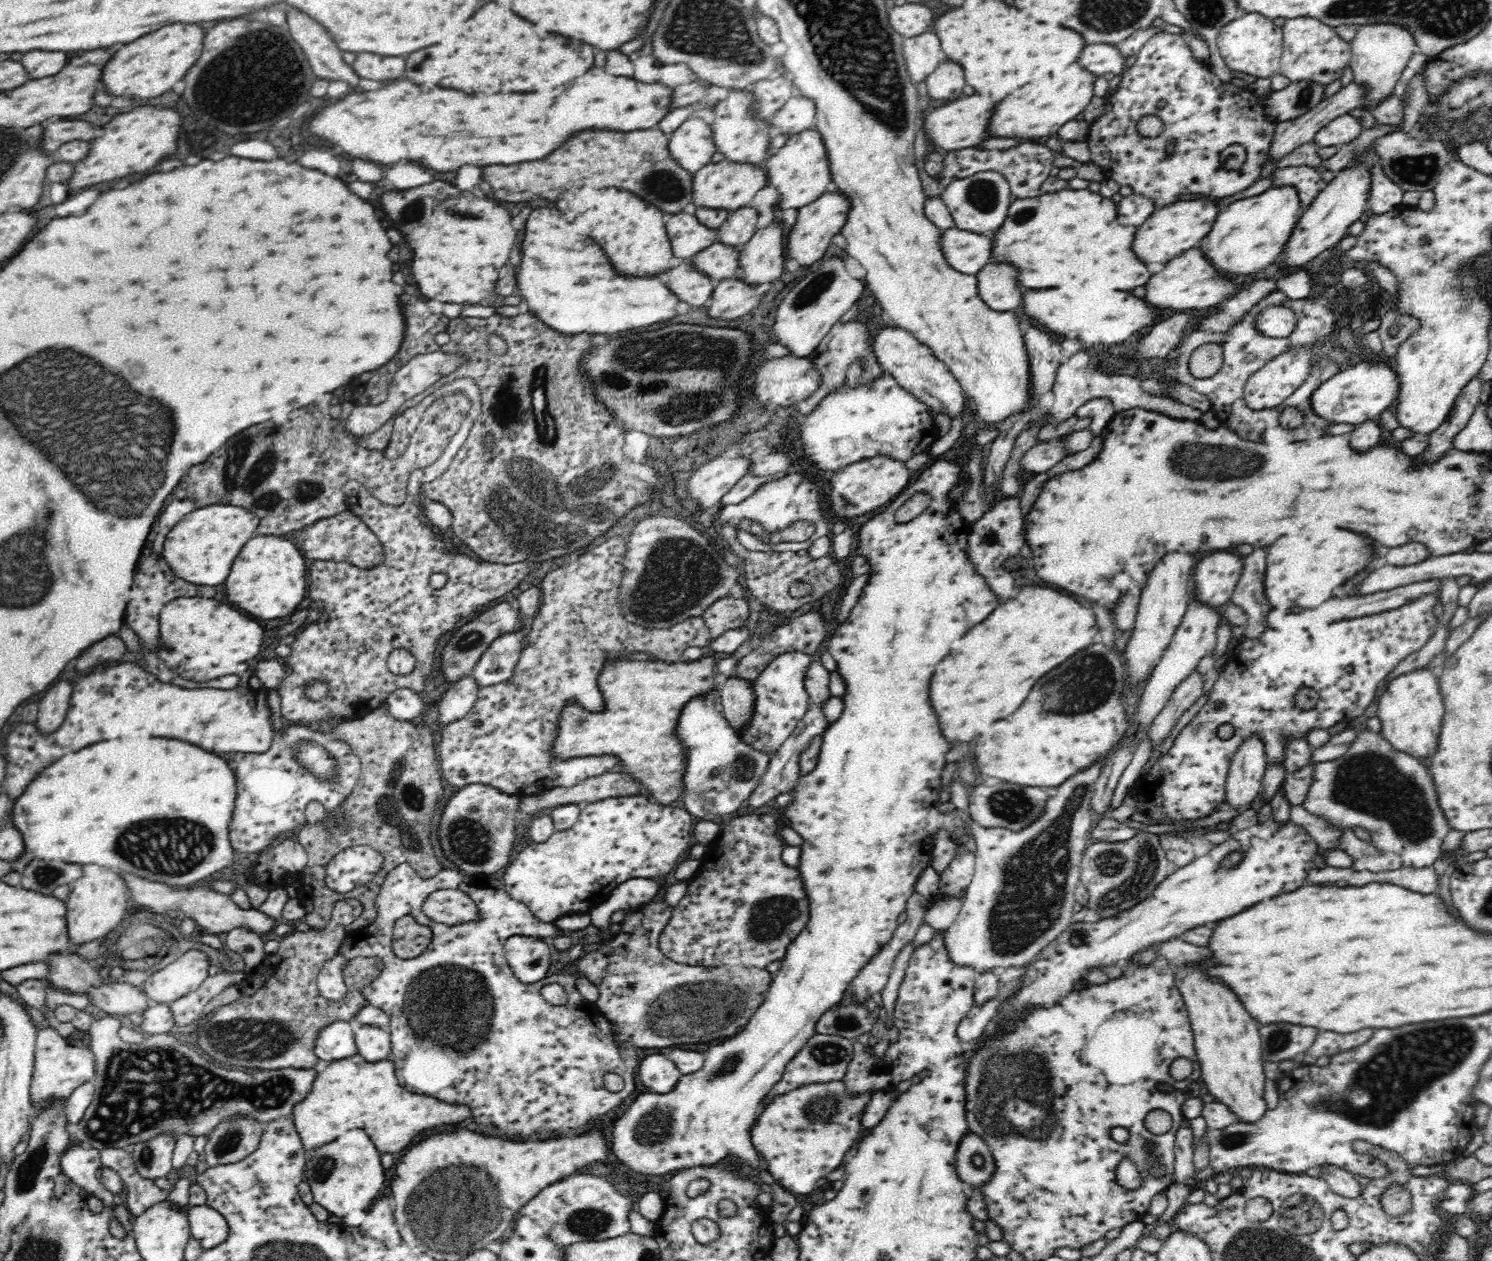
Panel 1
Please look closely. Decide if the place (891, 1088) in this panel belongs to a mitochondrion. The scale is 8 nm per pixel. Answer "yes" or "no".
no

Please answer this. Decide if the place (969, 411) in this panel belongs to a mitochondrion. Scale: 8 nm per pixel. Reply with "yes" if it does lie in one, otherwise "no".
no

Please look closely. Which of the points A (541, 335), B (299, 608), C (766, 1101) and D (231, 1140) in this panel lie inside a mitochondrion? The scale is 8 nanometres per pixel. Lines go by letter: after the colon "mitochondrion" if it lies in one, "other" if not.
A: other
B: other
C: other
D: mitochondrion

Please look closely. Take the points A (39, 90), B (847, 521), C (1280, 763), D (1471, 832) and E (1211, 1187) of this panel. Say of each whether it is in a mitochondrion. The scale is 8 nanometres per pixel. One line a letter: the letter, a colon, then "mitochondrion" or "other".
A: other
B: other
C: other
D: other
E: other

